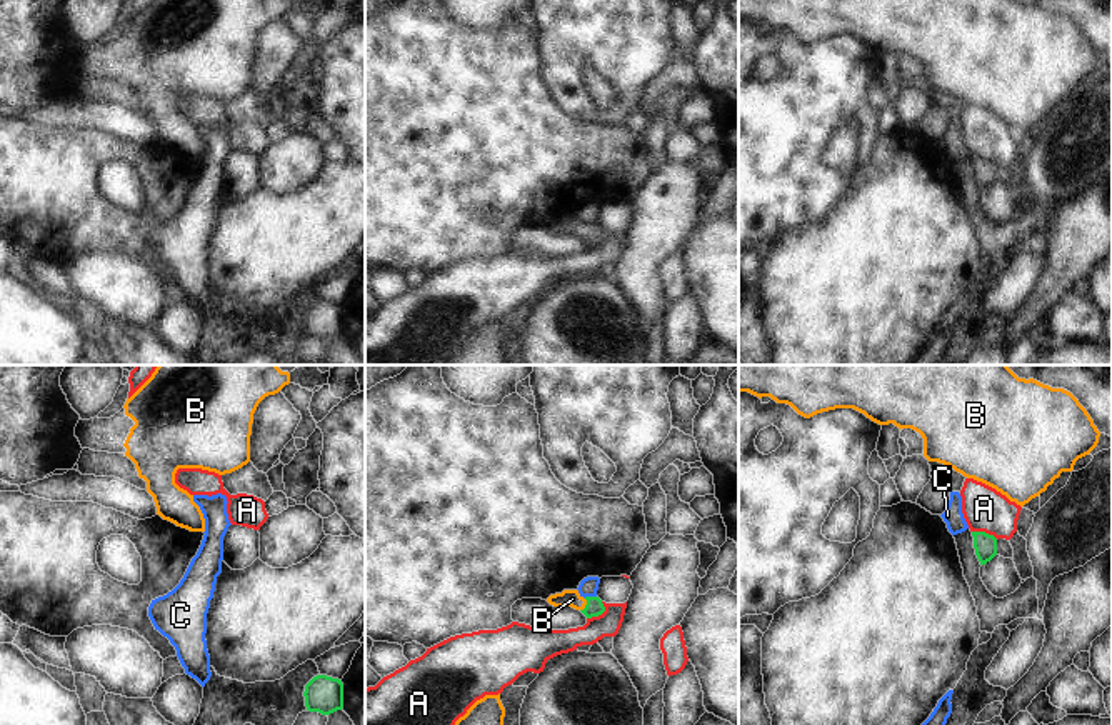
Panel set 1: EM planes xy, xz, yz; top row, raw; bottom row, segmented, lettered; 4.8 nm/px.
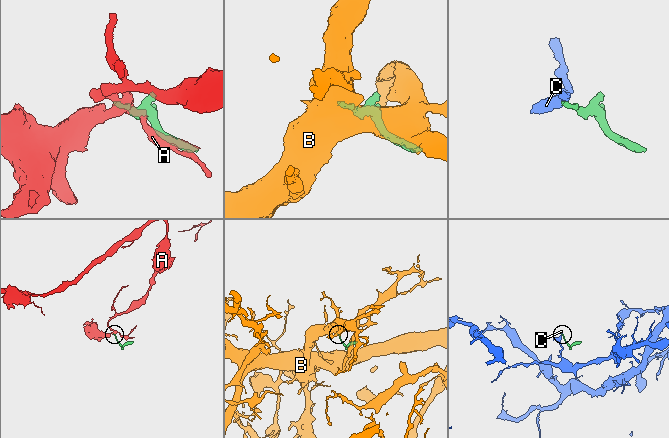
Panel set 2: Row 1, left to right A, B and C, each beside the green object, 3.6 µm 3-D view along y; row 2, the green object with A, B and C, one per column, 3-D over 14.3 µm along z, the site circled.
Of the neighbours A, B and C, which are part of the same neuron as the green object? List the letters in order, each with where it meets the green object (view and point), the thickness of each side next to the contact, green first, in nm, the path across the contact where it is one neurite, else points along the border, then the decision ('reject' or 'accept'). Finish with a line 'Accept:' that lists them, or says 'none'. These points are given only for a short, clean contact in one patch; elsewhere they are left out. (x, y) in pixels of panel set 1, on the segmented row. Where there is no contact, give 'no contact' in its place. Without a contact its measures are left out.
A: meets green in xz at (599, 614); 90 nm thick on the green side, 130 nm on the other; border along xz (602, 602), (604, 610), (587, 619); reject
B: meets green in xz at (586, 605); 90 nm thick on the green side, 80 nm on the other; runs through xz (594, 607), (586, 605), (572, 599); accept
C: meets green in xz at (589, 597); 90 nm thick on the green side, 90 nm on the other; border along xz (596, 595), (584, 597); reject
Accept: B

